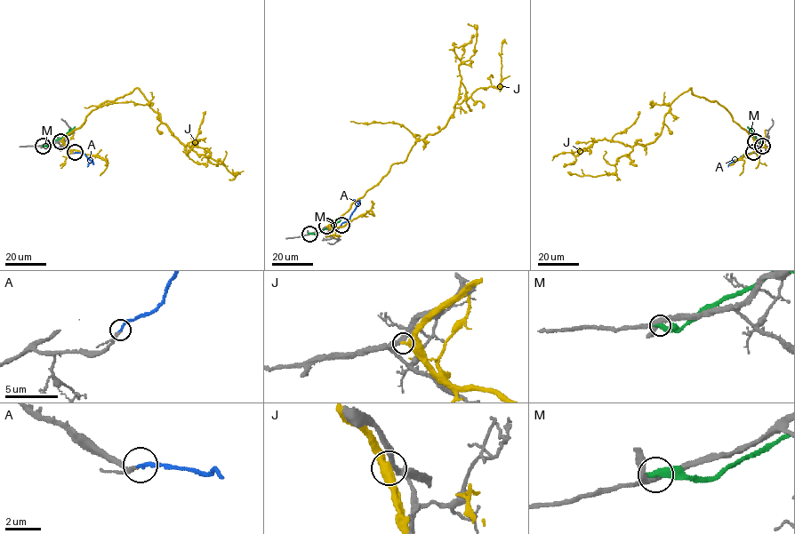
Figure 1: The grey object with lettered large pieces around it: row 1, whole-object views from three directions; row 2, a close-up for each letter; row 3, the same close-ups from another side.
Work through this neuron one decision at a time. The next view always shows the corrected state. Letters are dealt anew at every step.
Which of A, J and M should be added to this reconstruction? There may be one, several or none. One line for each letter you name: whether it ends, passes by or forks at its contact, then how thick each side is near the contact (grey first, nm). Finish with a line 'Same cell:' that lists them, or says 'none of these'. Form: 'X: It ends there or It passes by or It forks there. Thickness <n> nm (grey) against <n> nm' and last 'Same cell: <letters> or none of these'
A: It ends there. Thickness 220 nm (grey) against 200 nm
Same cell: A

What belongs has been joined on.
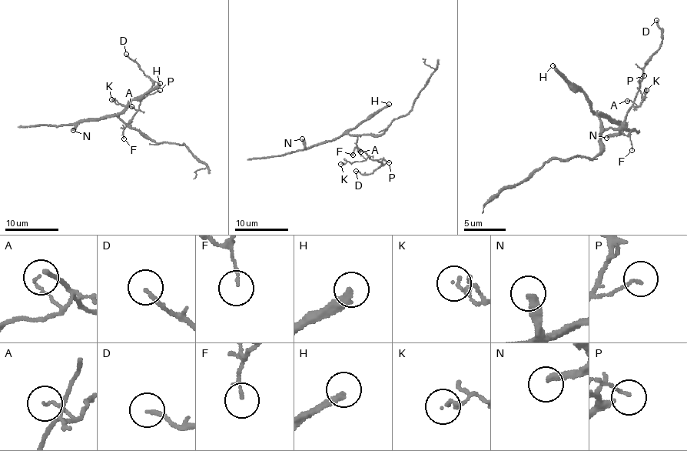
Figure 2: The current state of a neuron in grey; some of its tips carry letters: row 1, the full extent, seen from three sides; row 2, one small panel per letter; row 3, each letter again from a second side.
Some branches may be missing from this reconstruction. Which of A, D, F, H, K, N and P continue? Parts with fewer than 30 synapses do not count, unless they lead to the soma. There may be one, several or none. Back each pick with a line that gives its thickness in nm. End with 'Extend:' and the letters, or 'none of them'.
H: Thickness 280 nm
N: Thickness 360 nm
Extend: H, N

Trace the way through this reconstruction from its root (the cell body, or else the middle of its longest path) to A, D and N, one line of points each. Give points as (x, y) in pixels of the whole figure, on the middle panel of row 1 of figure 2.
A: (367, 135), (360, 135), (356, 141), (356, 145), (367, 157), (365, 158), (360, 152)
D: (367, 135), (360, 135), (356, 145), (369, 157), (382, 164), (371, 173), (356, 171)
N: (367, 135), (346, 133), (307, 148), (302, 138)

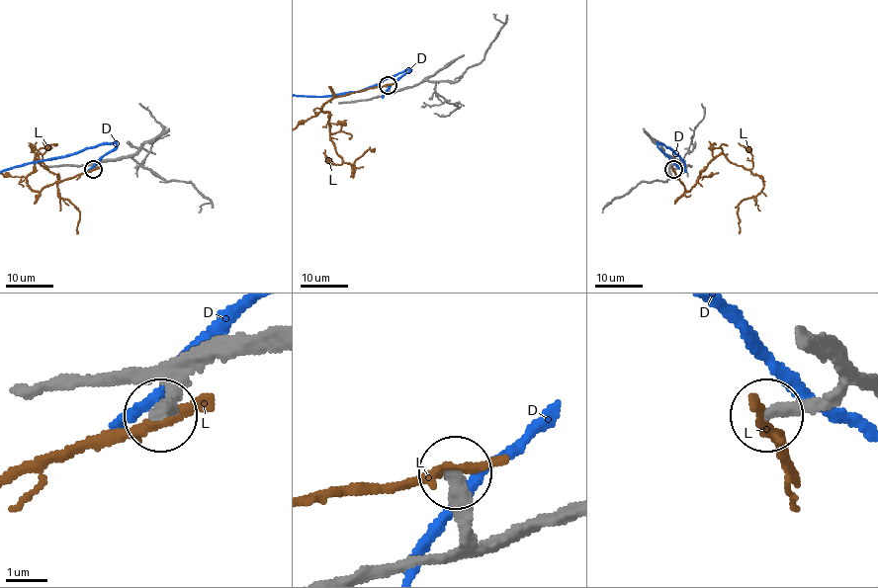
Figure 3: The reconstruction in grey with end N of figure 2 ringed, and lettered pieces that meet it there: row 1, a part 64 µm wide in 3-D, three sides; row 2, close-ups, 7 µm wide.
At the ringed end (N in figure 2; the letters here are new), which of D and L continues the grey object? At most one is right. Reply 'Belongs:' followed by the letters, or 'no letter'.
Belongs: no letter

